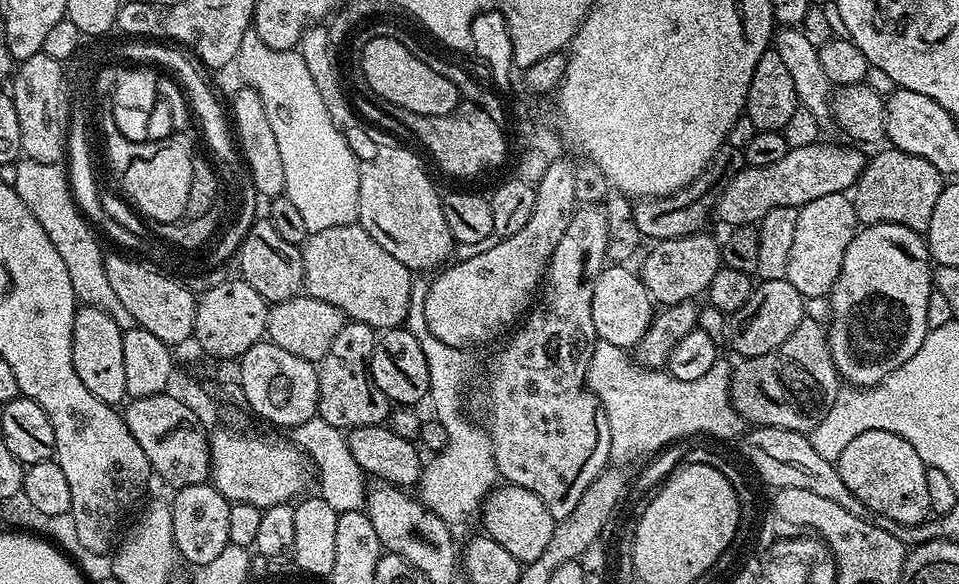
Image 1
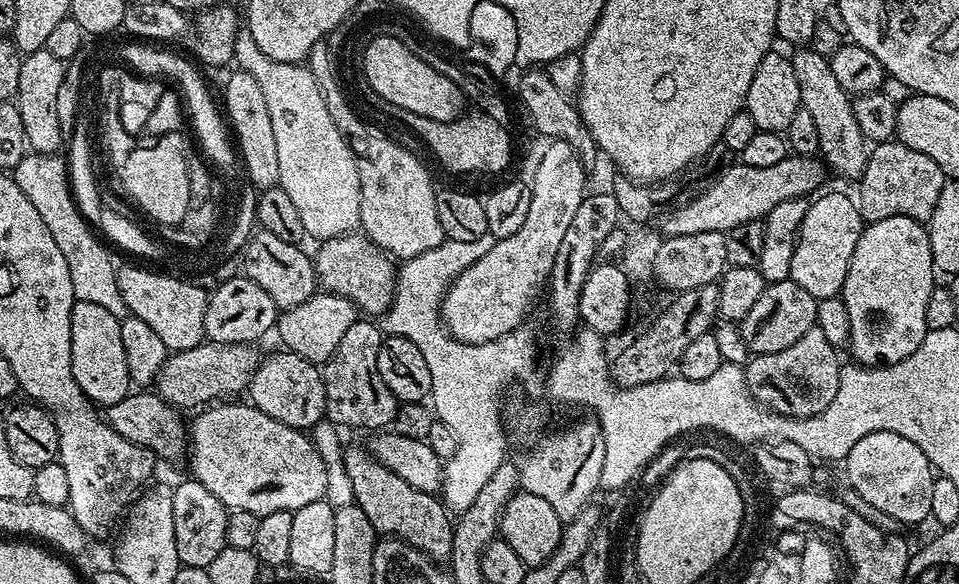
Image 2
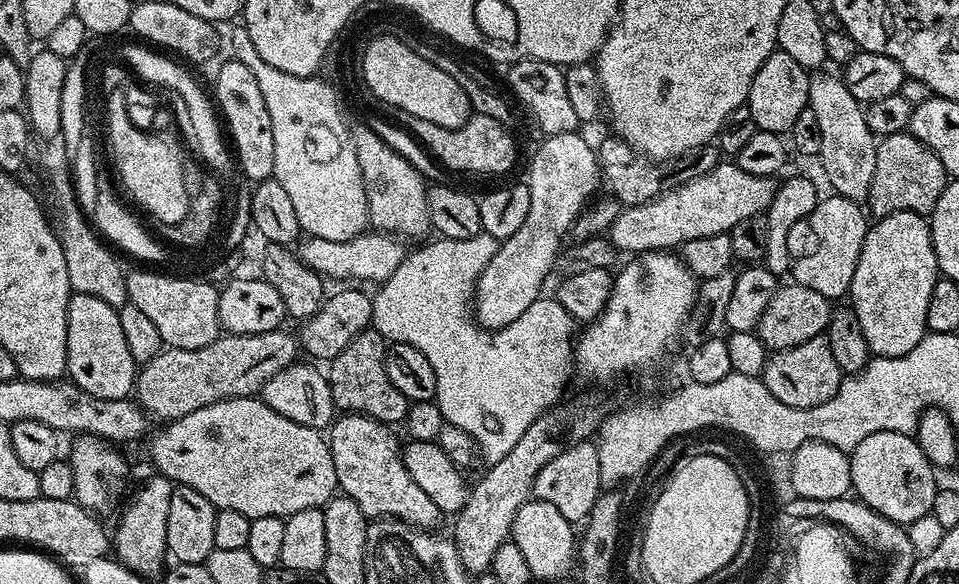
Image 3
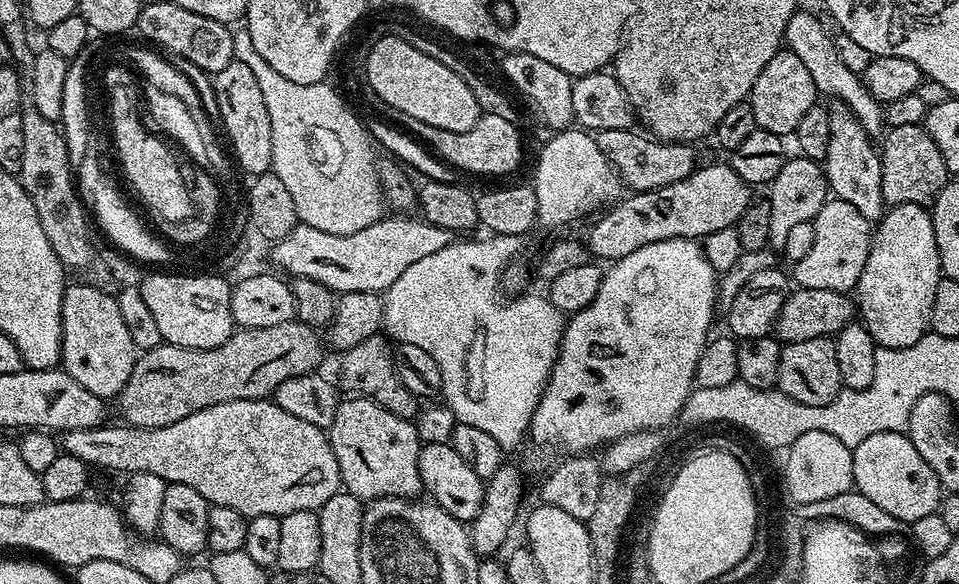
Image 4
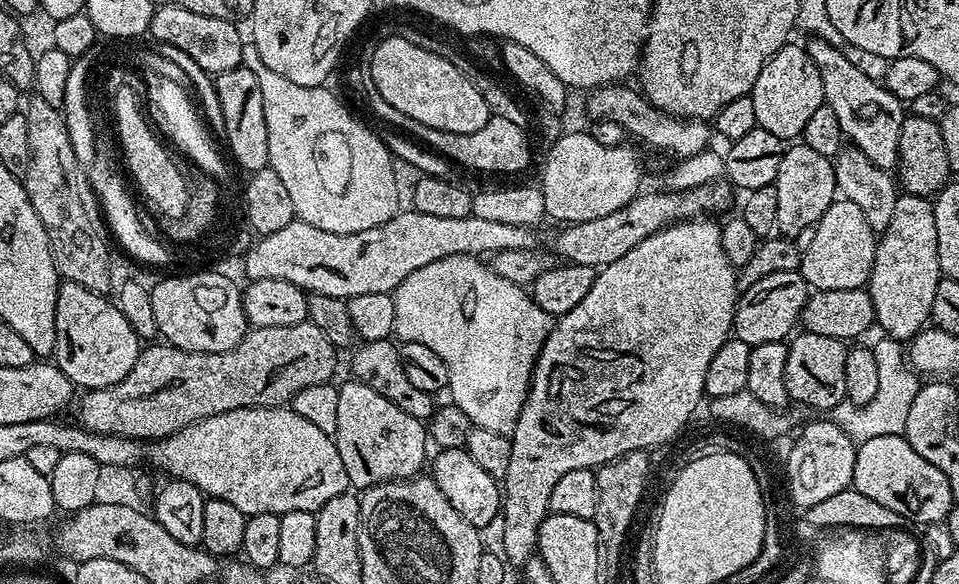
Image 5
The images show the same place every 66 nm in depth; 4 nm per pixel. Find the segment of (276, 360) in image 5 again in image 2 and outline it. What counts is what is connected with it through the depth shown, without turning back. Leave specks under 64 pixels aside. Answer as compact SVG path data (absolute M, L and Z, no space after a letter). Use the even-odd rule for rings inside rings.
M205 342L185 352L173 352L156 375L155 391L168 404L181 410L196 407L199 409L221 398L235 397L232 396L235 392L243 393L249 387L256 368L261 364L262 356L256 353L256 350L251 344Z

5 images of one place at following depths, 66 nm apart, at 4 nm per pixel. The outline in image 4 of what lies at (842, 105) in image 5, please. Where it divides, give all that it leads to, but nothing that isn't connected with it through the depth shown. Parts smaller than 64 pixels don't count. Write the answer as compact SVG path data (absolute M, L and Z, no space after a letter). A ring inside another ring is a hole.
M797 10L793 14L790 22L786 22L784 44L786 45L787 51L798 54L799 60L806 65L806 70L810 74L810 78L814 78L814 86L816 87L817 93L824 95L825 92L826 95L833 96L831 98L833 101L839 102L844 107L850 109L852 115L868 131L869 136L876 138L885 131L885 105L873 98L870 90L864 88L863 79L857 73L852 72L850 66L844 65L842 58L838 58L833 33L830 34L824 29L823 22L814 13Z

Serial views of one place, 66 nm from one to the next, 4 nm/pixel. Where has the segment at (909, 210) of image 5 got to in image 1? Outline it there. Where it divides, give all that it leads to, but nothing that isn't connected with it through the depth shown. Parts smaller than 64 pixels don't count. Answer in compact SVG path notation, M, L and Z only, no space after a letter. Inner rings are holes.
M869 224L861 227L857 231L855 238L850 242L850 246L846 246L846 258L842 258L842 270L838 274L838 278L834 282L832 291L828 296L828 305L832 311L831 317L826 324L828 346L841 381L857 388L872 388L878 382L882 382L882 378L886 378L894 370L898 370L898 366L902 366L902 362L910 362L910 358L914 354L918 354L918 346L922 346L926 334L930 331L926 322L926 302L930 302L930 294L933 290L934 268L930 263L928 245L921 233L897 224Z

